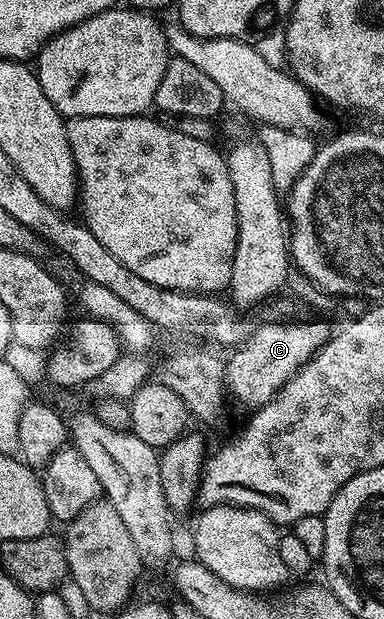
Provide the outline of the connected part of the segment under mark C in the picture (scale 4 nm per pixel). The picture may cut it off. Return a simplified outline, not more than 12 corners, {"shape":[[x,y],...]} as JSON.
{"shape":[[319,319],[266,321],[230,352],[225,387],[268,401],[333,334]]}

